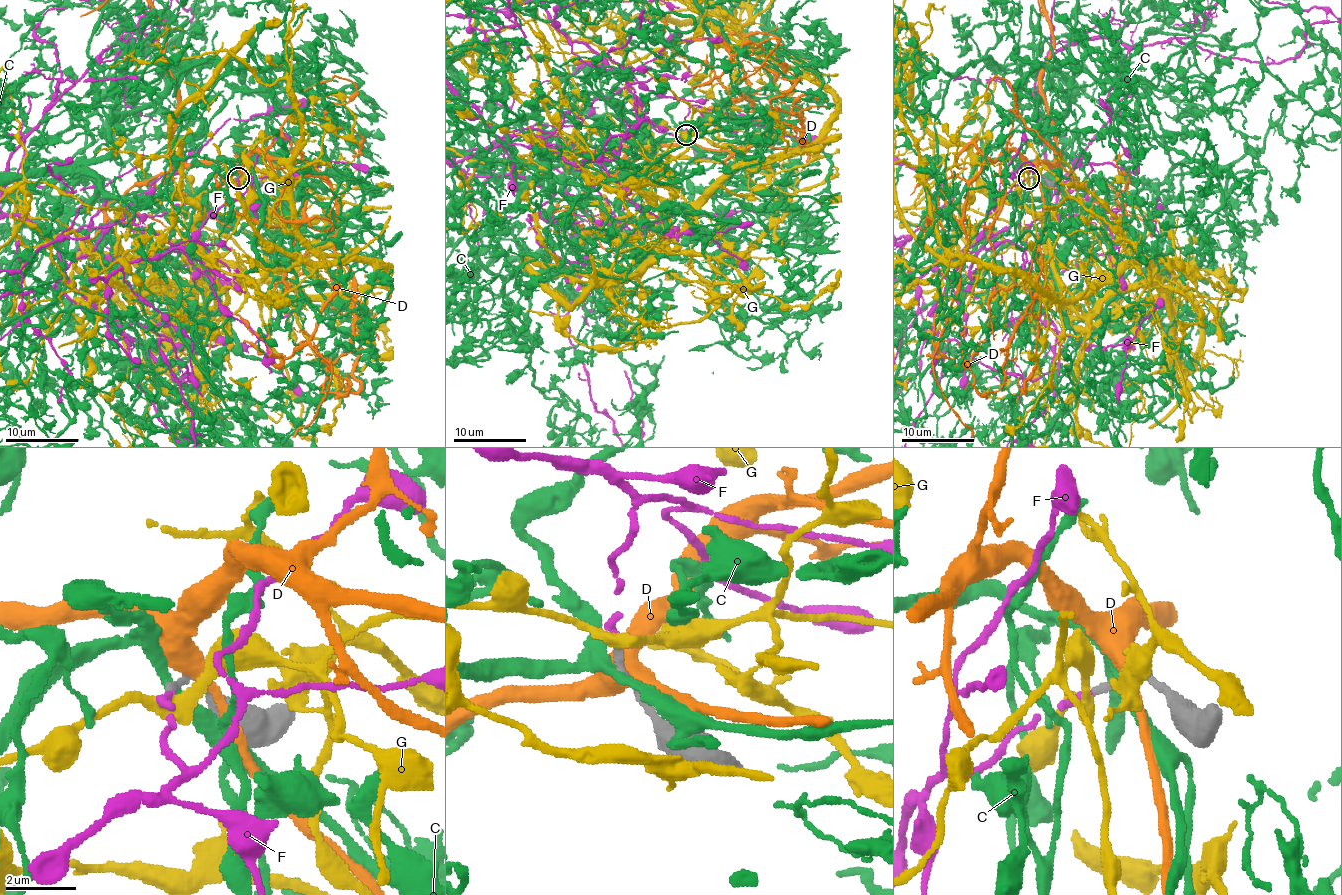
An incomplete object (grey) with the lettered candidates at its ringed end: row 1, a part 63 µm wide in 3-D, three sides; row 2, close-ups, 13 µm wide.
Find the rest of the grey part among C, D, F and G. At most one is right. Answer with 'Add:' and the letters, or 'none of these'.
Add: F

